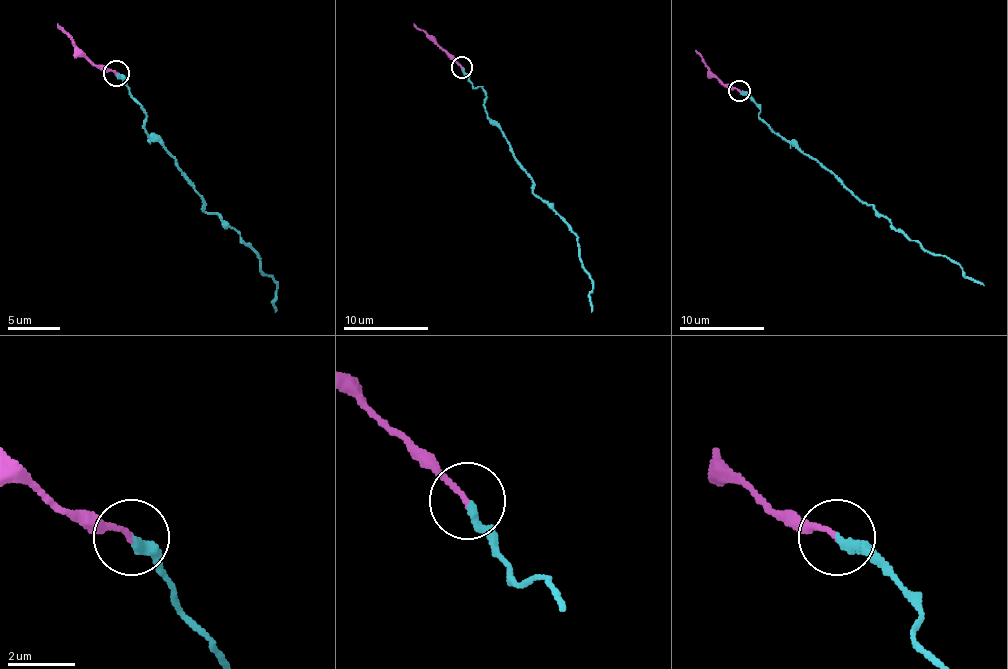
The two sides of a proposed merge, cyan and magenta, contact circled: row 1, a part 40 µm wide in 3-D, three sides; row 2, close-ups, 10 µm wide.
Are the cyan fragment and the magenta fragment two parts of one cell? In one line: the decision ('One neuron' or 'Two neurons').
One neuron

